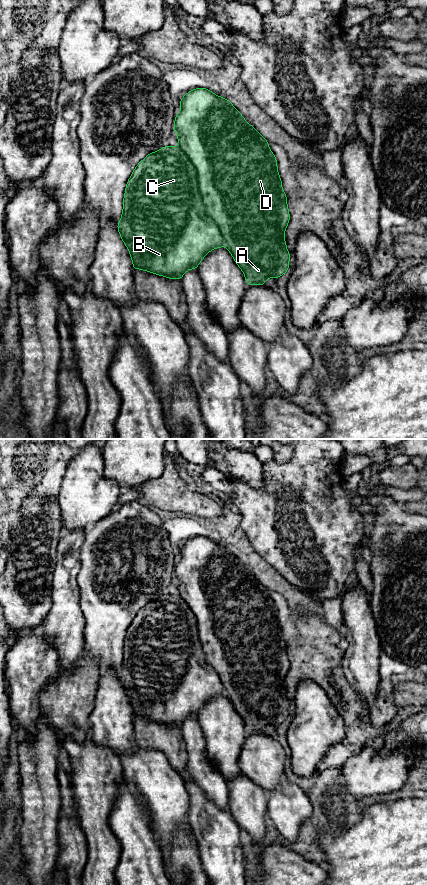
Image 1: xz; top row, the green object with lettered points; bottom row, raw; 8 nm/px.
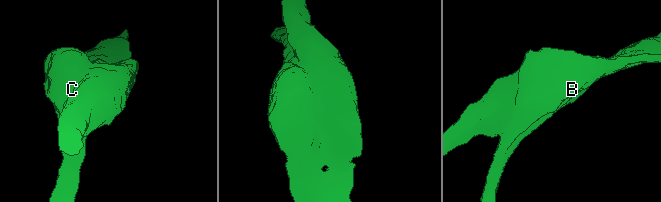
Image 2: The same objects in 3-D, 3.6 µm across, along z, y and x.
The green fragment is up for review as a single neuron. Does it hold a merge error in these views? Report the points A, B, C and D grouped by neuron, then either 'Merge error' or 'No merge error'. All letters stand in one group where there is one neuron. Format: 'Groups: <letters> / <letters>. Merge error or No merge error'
Groups: A D / B C. Merge error

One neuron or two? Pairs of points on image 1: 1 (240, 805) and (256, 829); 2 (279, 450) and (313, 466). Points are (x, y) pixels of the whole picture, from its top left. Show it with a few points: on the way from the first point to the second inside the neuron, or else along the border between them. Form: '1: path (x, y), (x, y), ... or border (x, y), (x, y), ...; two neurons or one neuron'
1: path (246, 811), (253, 818), (254, 823); one neuron
2: border (293, 449), (293, 455), (285, 462), (273, 457); two neurons

